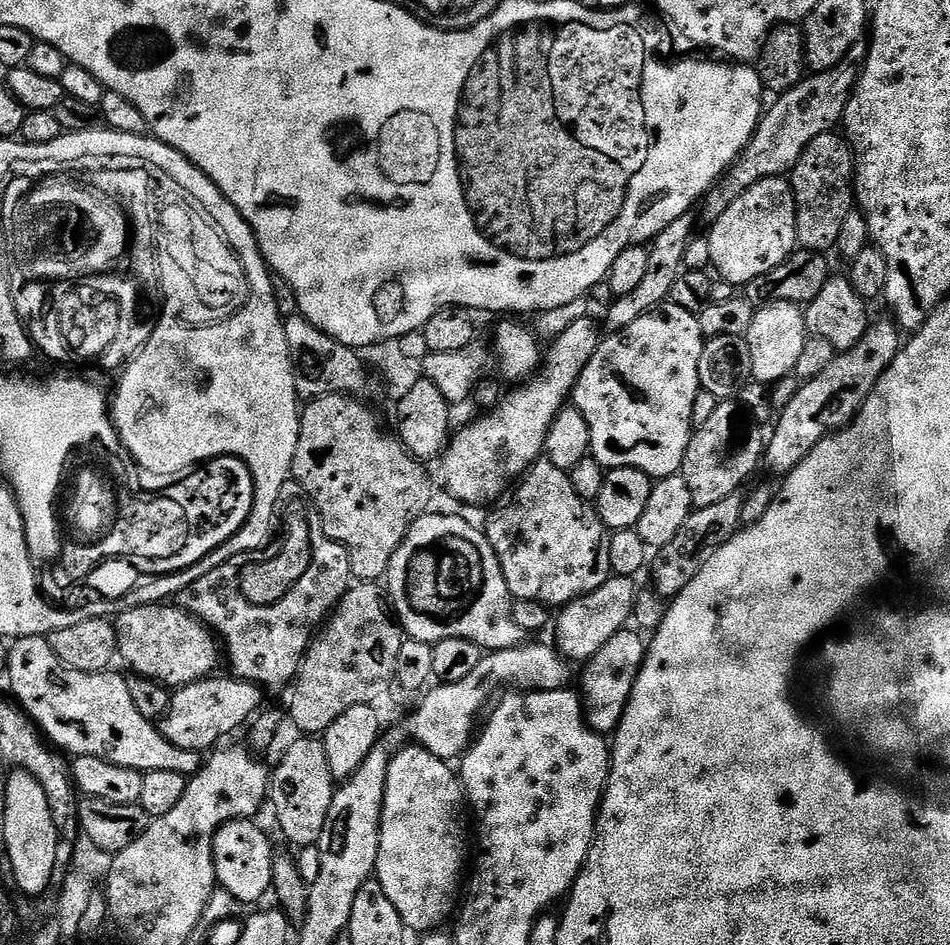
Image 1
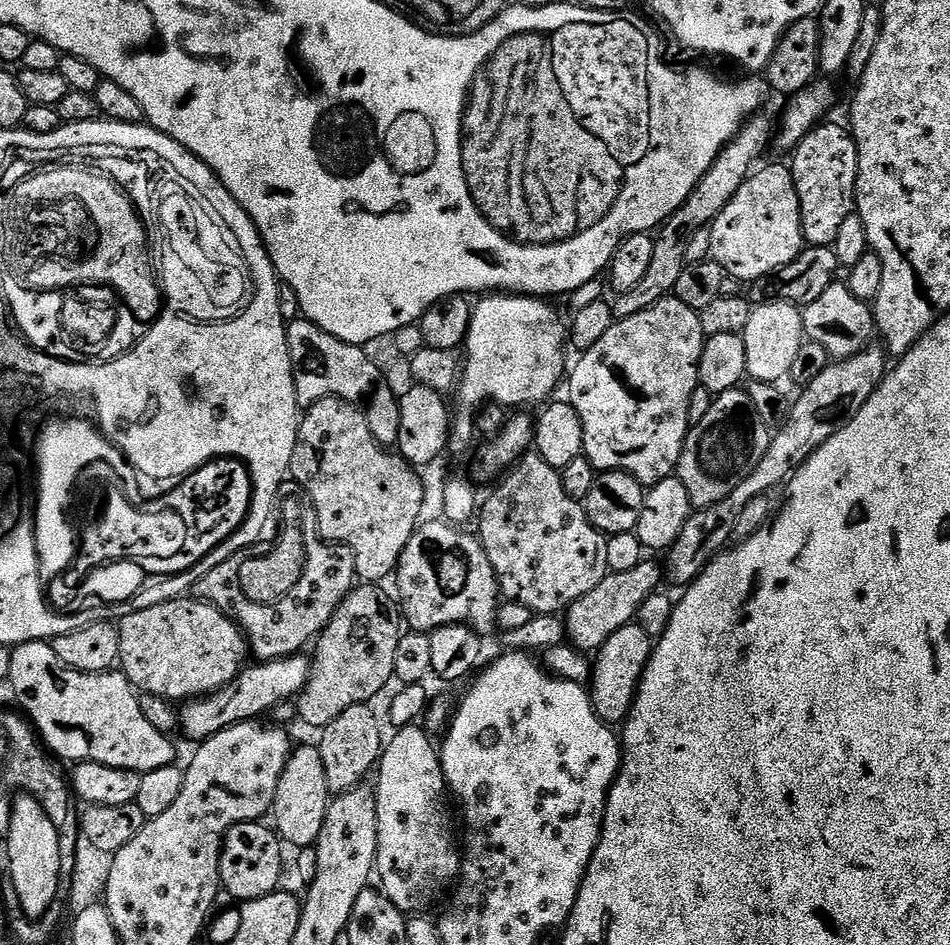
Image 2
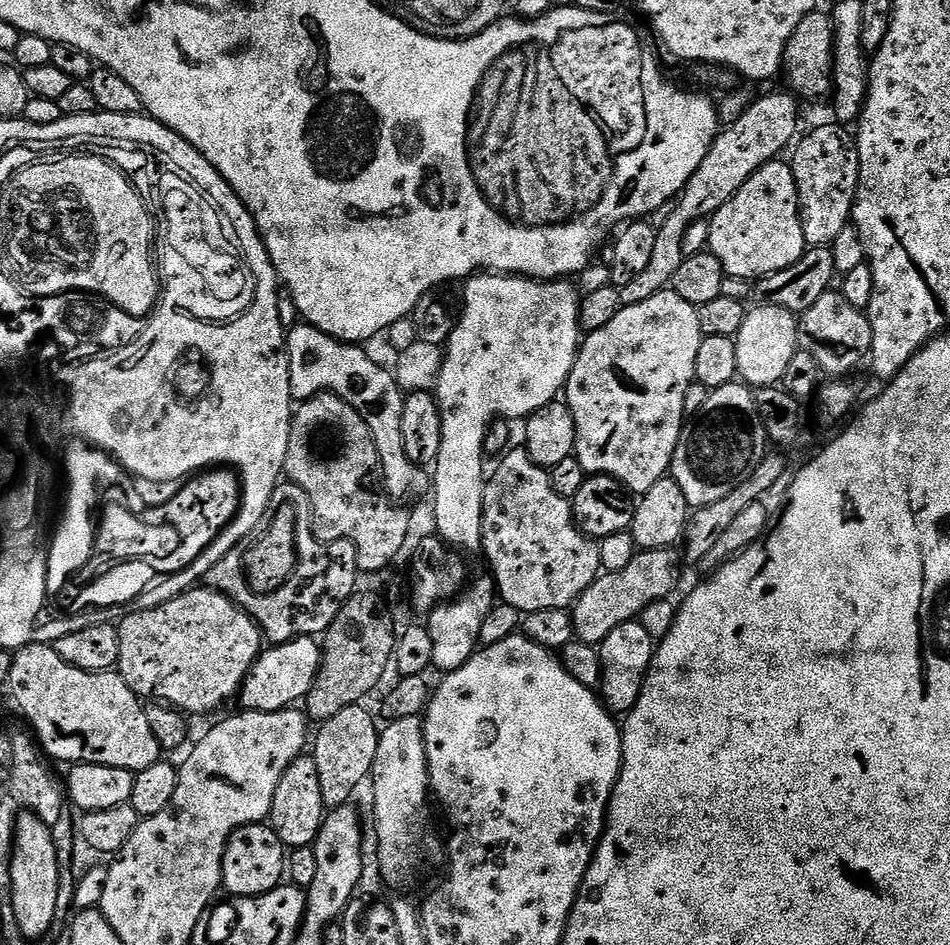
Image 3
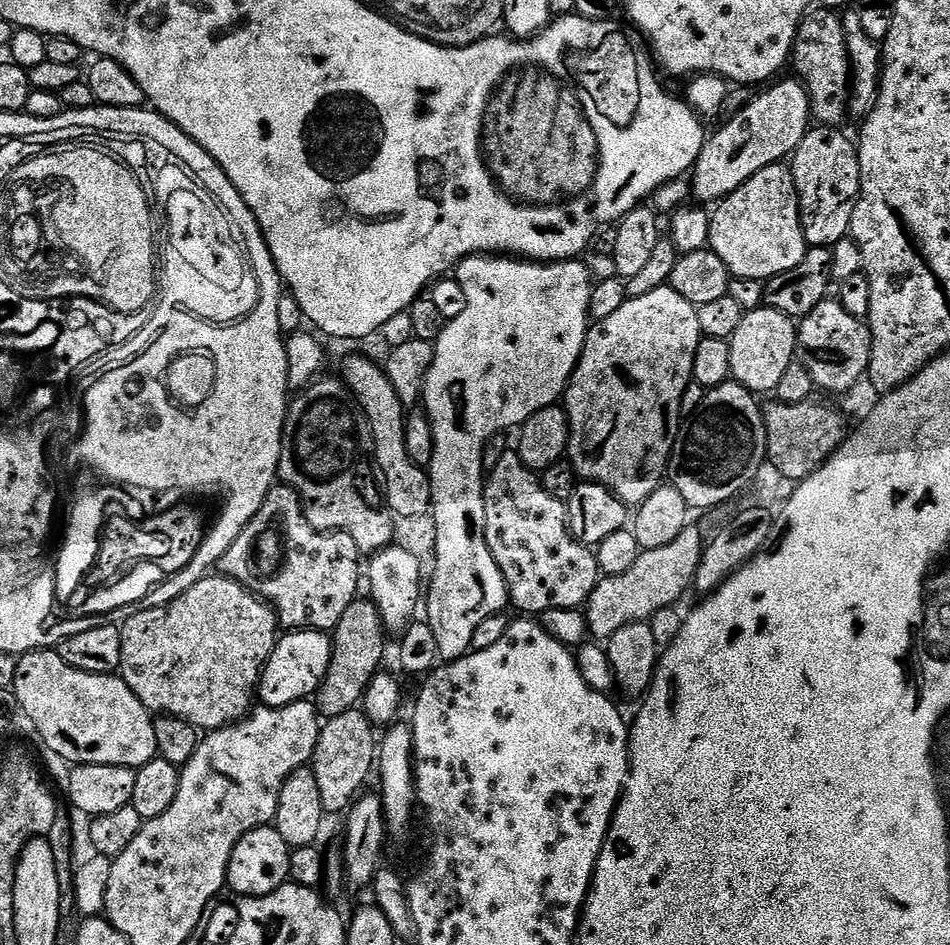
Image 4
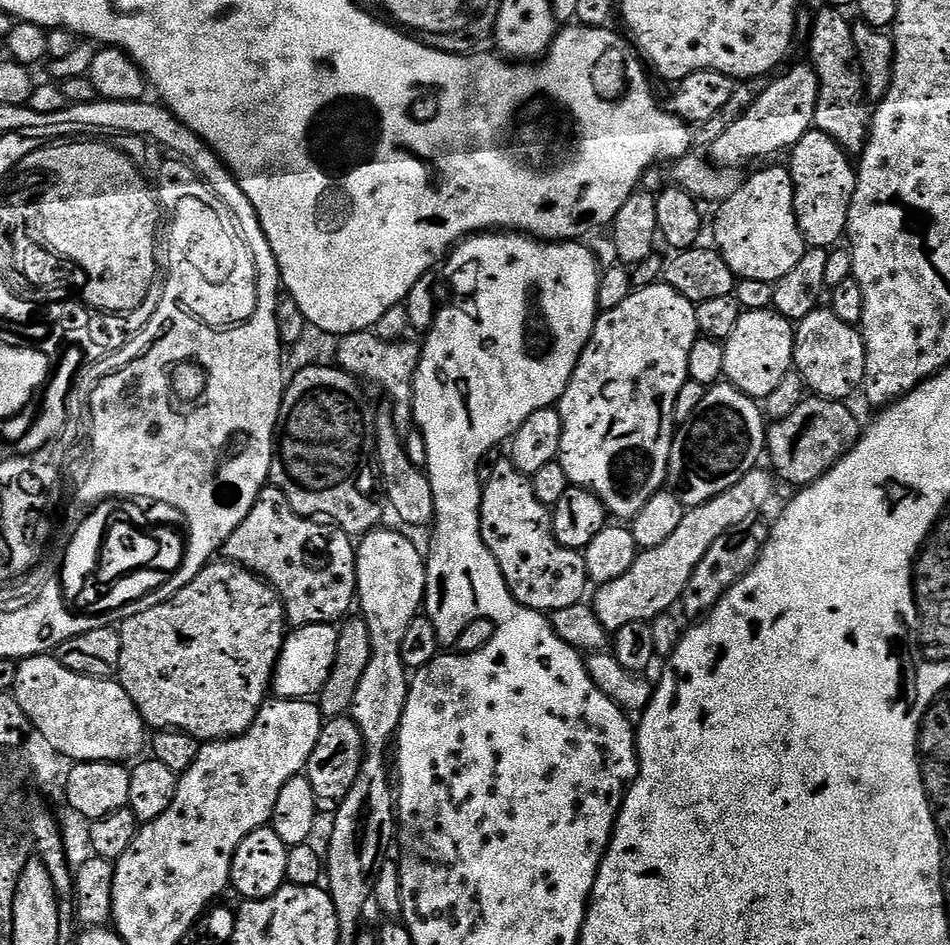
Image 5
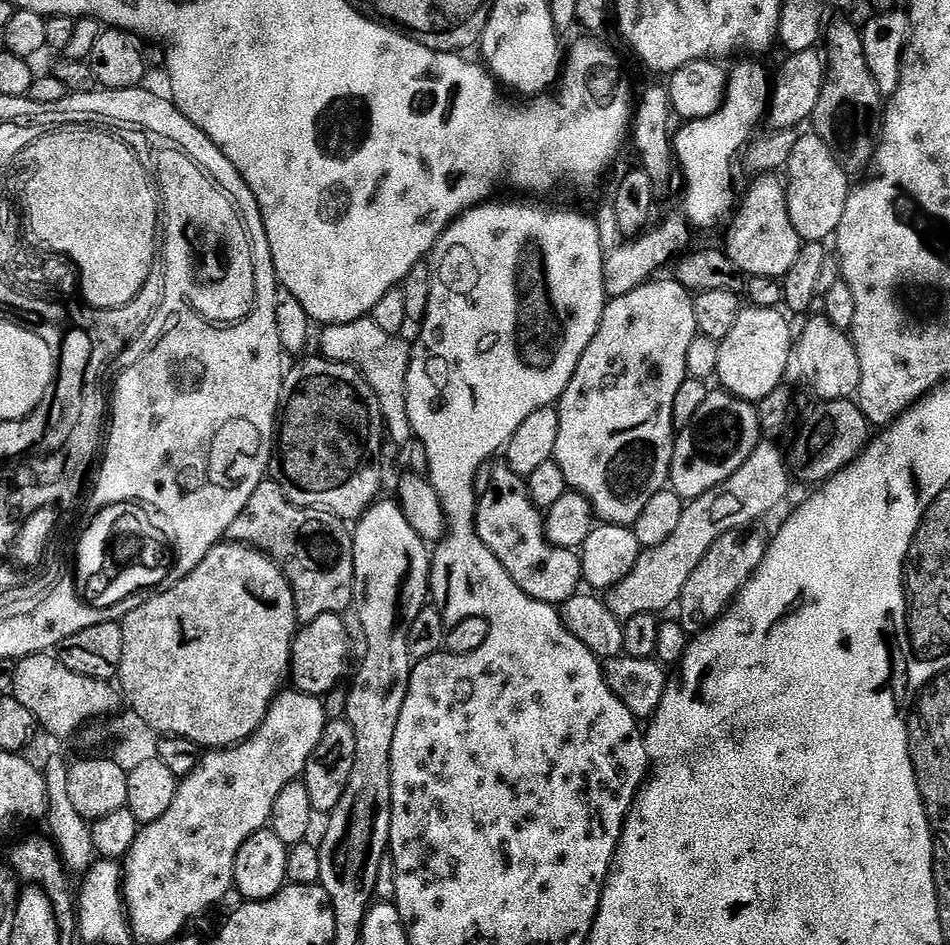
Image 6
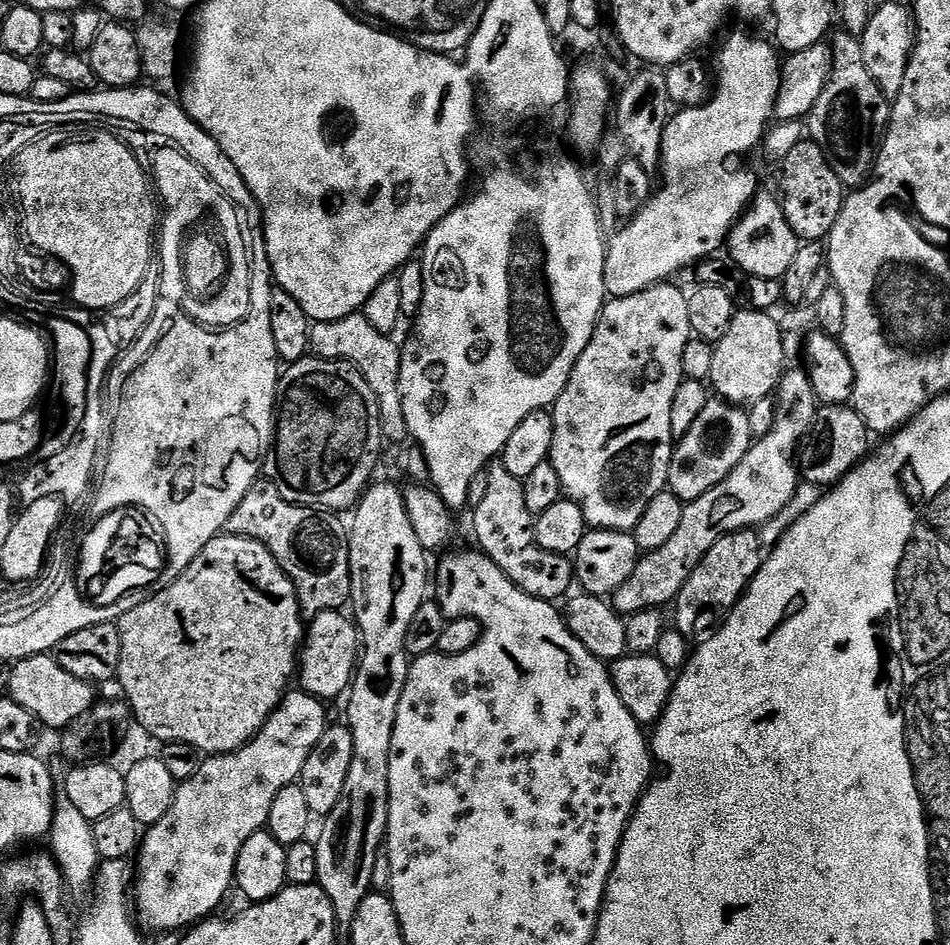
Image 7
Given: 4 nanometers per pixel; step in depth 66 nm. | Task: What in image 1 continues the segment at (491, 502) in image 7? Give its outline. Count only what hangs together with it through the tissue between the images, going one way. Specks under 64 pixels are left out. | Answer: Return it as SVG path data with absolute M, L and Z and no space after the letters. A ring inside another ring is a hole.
M546 458L535 460L492 510L488 521L482 524L482 531L498 558L498 566L502 566L508 594L513 601L529 600L545 606L563 606L598 590L598 586L609 580L604 523L589 501L578 498L578 490L574 490L569 473L558 470L554 462Z

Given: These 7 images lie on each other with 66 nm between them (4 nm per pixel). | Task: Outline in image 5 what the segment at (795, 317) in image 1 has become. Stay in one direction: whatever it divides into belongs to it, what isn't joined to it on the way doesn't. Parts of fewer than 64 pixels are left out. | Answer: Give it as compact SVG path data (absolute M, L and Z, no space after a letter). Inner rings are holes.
M741 311L738 326L734 326L734 334L730 334L730 338L723 341L724 376L727 383L751 396L753 400L764 402L768 395L778 390L779 383L788 372L793 371L792 351L795 341L793 321L777 311Z

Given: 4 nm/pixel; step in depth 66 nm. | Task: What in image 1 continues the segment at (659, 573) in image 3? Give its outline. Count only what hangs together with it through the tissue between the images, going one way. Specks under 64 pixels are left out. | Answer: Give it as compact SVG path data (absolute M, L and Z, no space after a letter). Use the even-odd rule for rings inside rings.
M613 575L598 590L563 605L559 609L560 617L555 617L556 641L554 647L569 662L587 662L591 656L598 654L614 634L625 631L628 619L632 616L632 603L636 600L636 588L633 577Z

